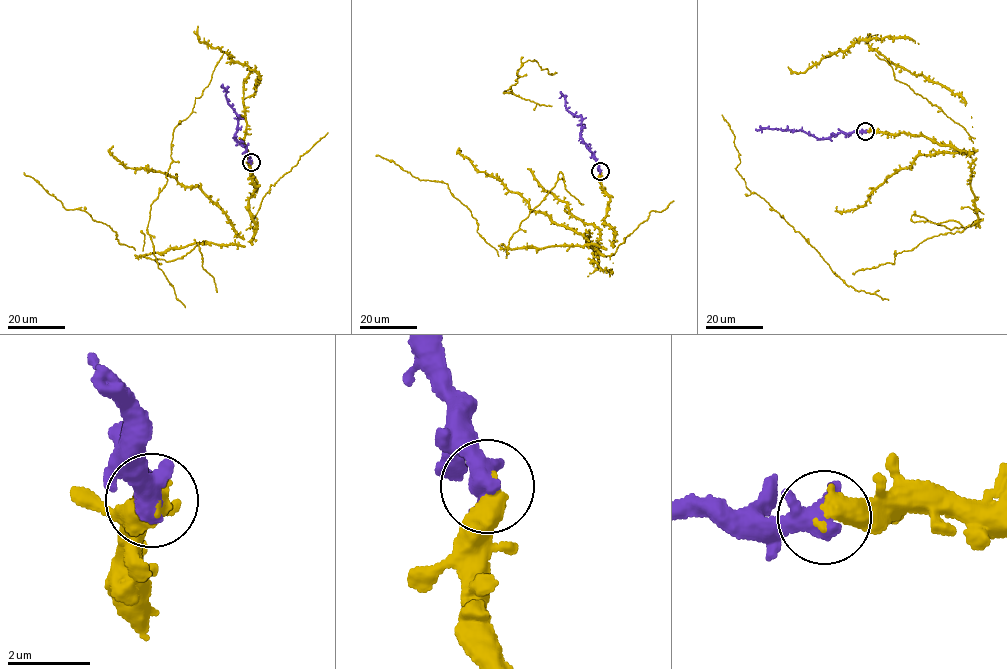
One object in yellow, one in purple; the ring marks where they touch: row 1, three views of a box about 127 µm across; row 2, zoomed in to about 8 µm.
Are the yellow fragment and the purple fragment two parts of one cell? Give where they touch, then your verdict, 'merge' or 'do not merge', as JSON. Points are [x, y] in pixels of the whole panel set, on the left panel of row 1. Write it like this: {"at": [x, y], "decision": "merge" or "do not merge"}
{"at": [251, 162], "decision": "merge"}

